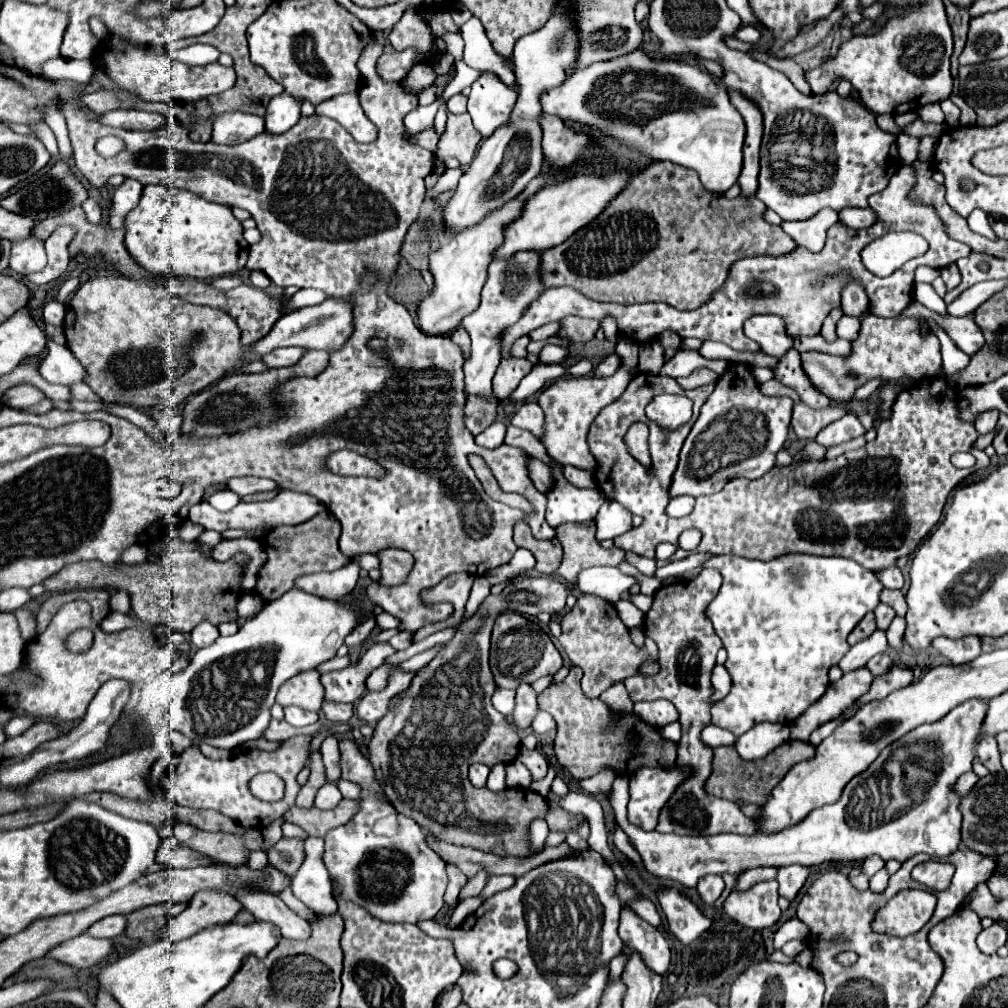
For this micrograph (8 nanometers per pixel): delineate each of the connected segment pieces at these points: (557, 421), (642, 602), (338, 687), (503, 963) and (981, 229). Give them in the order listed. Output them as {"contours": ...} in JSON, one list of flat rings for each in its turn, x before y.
{"contours":[[[620,338,616,344,616,354,620,356,620,368,610,376,610,378,594,378,594,376,582,376,582,378,558,378,554,384,550,384,540,396,538,404,544,410,544,436,542,444,550,452,554,460,560,460,562,464,576,466,580,470,590,470,594,468,594,456,588,450,586,444,586,434,590,428,590,422,598,416,600,408,606,404,614,402,624,388,628,386,632,372,636,370,636,356,638,356,638,344]],[[638,593,637,595,630,595,629,601,646,614,652,607,653,597]],[[372,644,362,660,336,670,336,672,326,672,322,674,322,686,326,690,326,700,334,702,356,702,362,698,366,690,366,678,386,662,388,656,392,656,396,650,388,644]],[[496,960,496,976,512,978,516,974,516,964,512,960]],[[981,209,973,210,972,213,967,218,967,222,968,222,969,228,972,231,979,233,991,240,998,239,990,227,987,214]]]}

